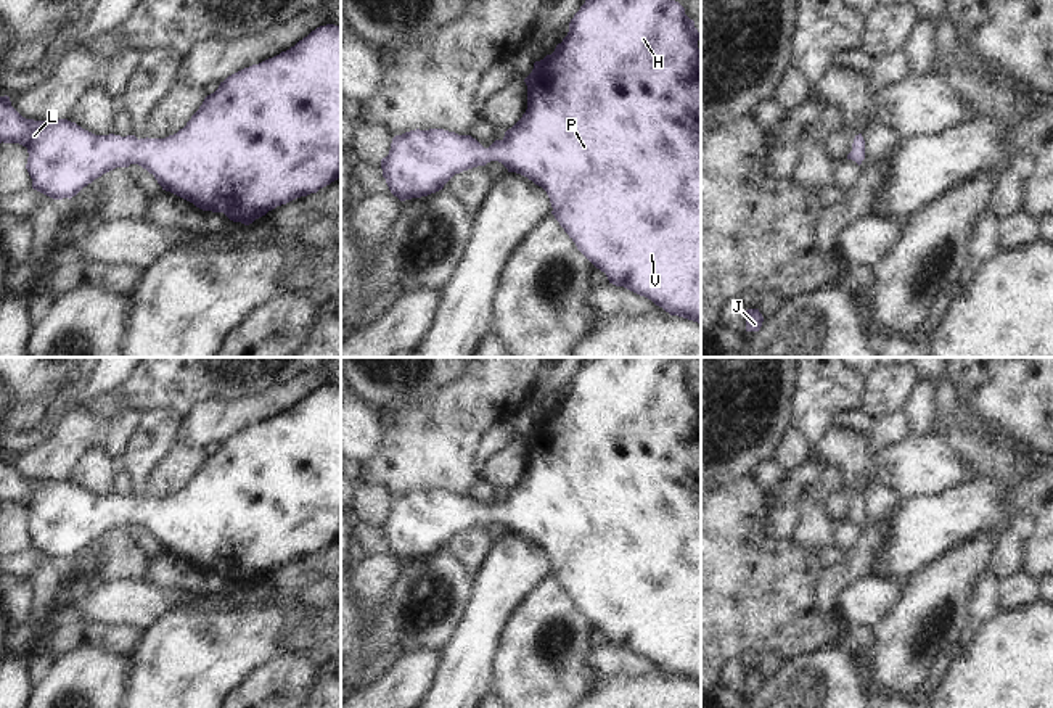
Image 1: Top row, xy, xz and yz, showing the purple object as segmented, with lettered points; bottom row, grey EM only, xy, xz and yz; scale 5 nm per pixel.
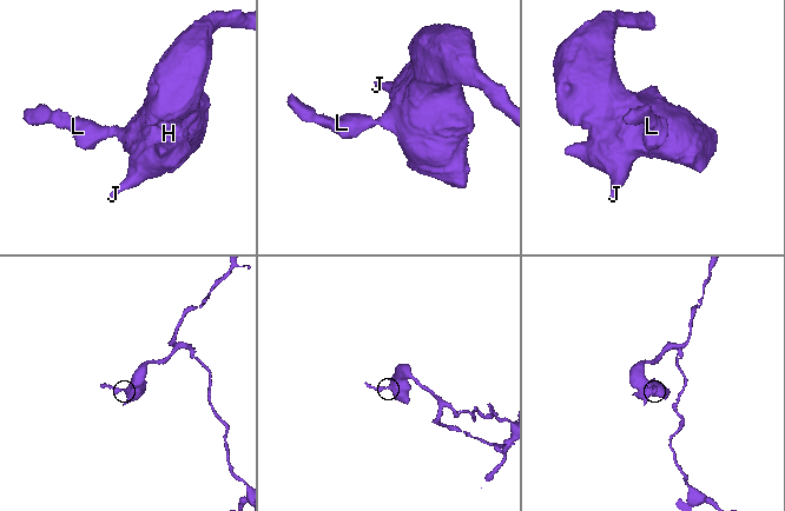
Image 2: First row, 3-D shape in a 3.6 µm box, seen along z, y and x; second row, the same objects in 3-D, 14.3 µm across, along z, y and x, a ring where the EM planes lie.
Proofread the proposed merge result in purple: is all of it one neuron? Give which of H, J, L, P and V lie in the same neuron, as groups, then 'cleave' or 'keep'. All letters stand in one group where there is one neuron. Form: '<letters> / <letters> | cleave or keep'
H J L P V | keep

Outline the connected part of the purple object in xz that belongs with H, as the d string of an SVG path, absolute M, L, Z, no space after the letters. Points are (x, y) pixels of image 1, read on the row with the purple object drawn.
M585 0L571 19L569 32L563 42L556 45L551 55L535 61L532 72L524 79L527 109L505 132L502 140L484 148L471 135L458 135L444 129L410 130L392 138L389 154L381 159L383 177L391 193L405 201L442 190L455 174L498 161L508 172L521 174L547 191L555 219L577 249L606 274L609 283L651 299L670 315L701 323L701 53L698 40L699 32L694 21L685 14L685 8L675 0Z

